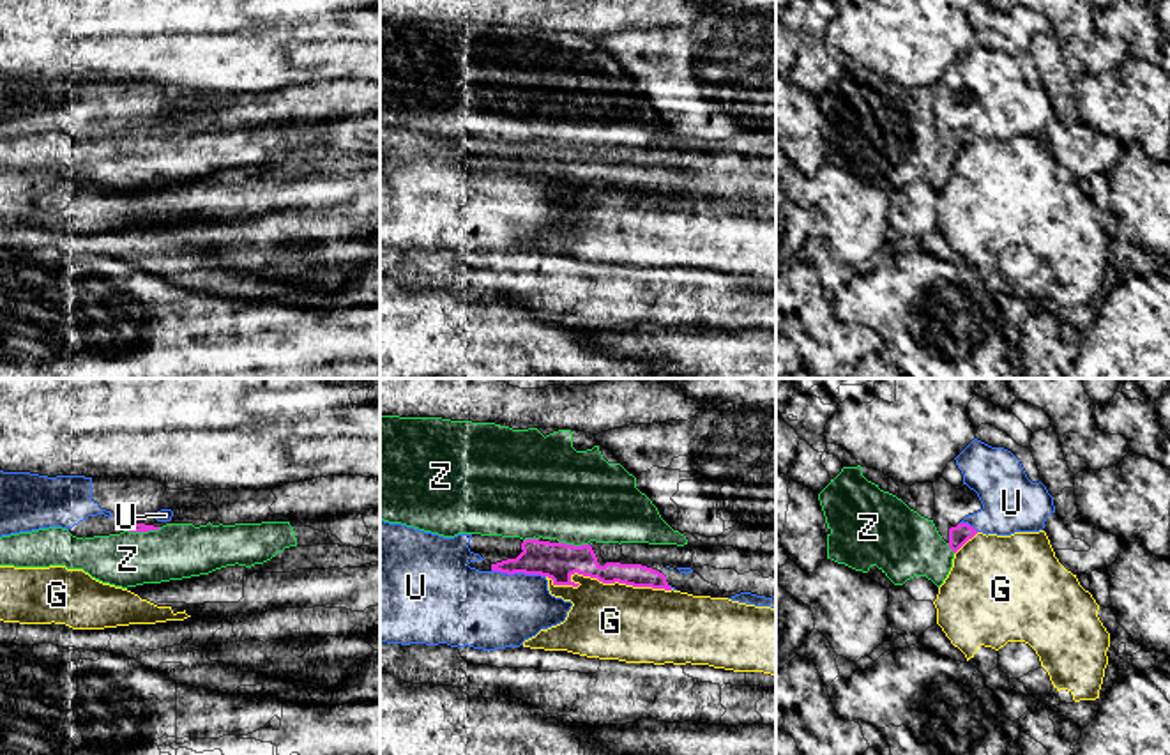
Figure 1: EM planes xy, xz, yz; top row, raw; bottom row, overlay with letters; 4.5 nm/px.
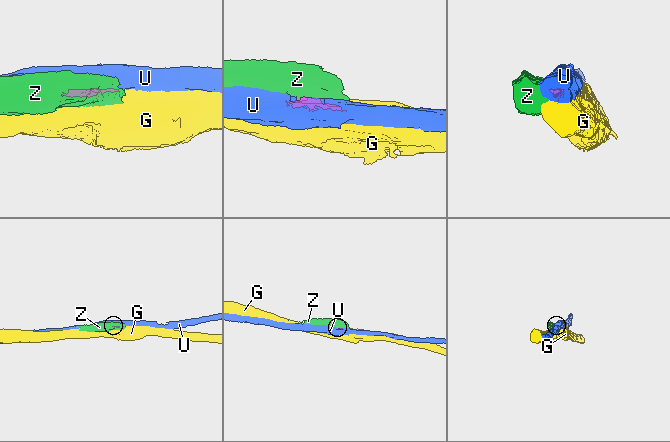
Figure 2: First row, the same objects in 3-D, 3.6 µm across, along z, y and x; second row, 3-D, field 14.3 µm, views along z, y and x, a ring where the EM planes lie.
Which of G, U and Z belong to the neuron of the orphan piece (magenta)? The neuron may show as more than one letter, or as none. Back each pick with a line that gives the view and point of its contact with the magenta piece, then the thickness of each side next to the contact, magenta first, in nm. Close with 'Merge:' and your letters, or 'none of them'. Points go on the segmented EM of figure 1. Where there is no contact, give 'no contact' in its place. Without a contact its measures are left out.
Z: meets magenta in xy at (142, 531); 50 nm thick on the magenta side, 260 nm on the other
Merge: Z

